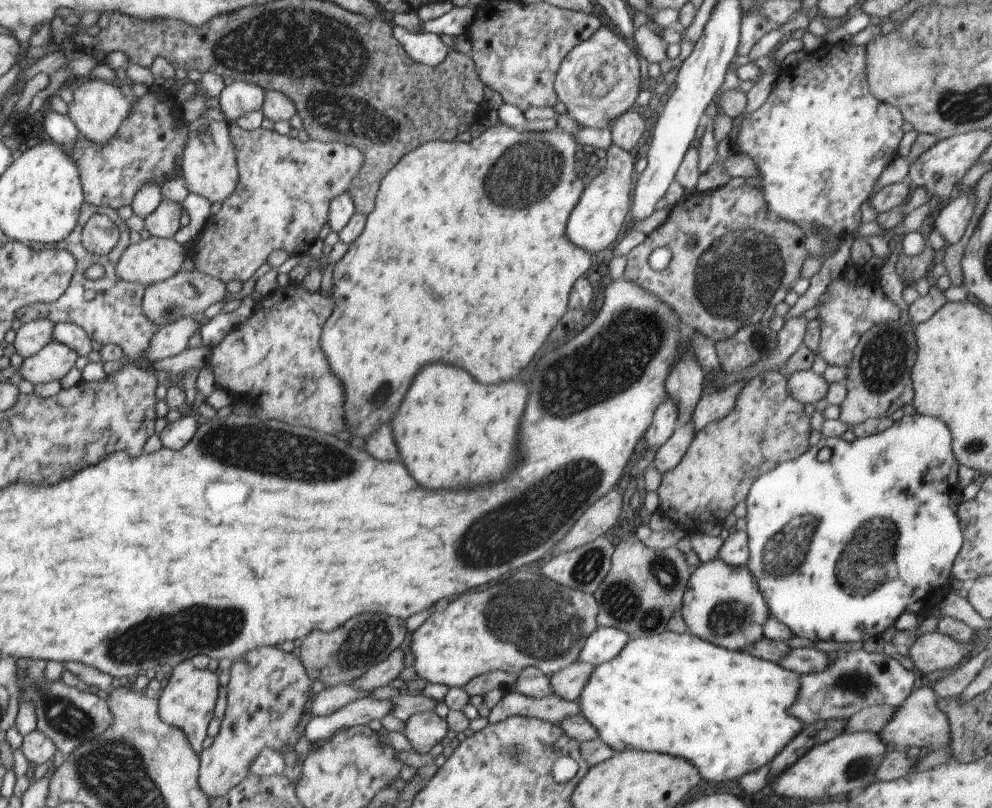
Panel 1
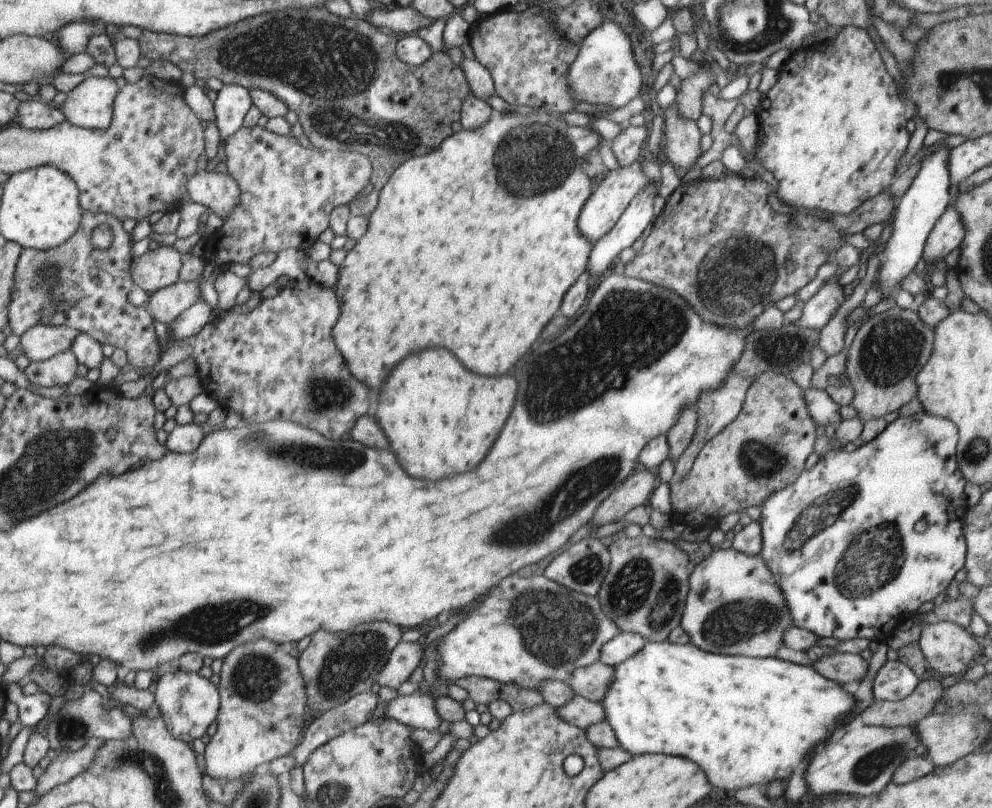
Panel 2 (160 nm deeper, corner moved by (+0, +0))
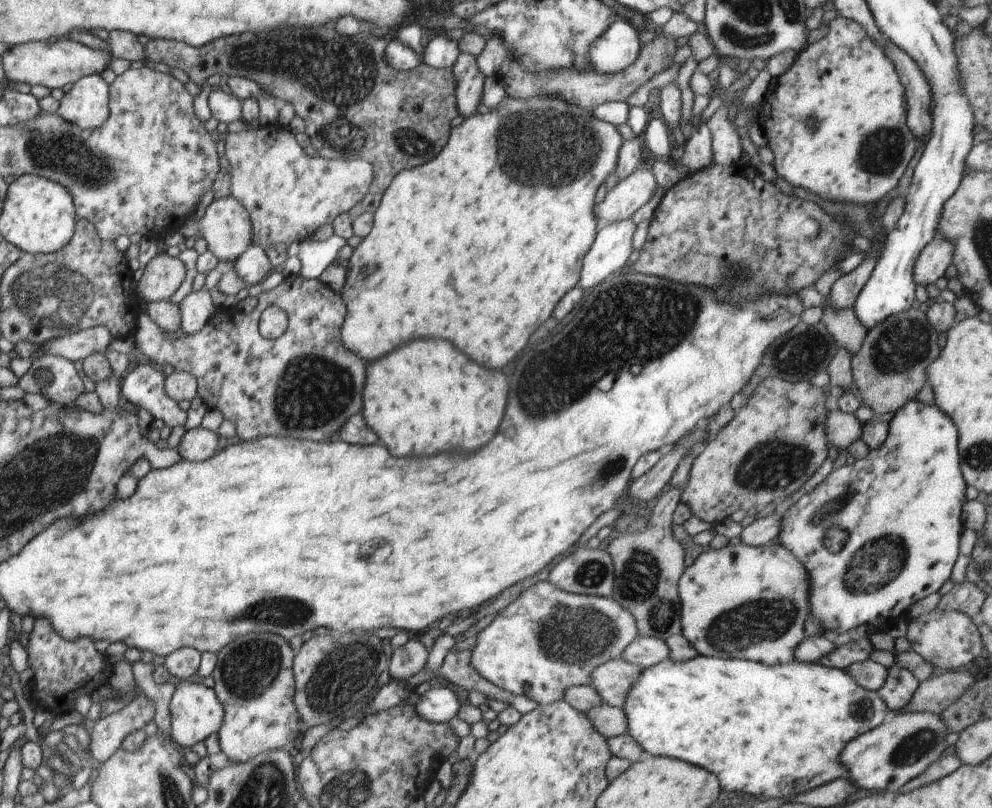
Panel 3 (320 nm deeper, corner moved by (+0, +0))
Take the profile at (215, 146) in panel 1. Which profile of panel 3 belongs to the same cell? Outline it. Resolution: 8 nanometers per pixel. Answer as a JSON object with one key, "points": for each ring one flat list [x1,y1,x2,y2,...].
{"points":[[231,194,212,201,204,216,197,221,197,226,208,244,207,248,219,262,227,262,234,266,237,258,252,247,253,228,249,212]]}

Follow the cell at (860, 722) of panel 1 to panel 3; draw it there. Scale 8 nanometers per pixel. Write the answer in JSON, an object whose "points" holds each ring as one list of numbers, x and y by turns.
{"points":[[967,669,943,671,919,683,912,700,902,711,928,711,940,715,954,704,976,680]]}

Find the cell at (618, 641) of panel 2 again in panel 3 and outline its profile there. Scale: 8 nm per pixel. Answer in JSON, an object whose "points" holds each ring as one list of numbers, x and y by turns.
{"points":[[636,637,621,654,621,658,645,668,653,667,670,657,670,649,664,639]]}

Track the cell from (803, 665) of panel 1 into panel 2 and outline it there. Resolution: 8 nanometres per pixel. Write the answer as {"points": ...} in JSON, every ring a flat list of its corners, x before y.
{"points":[[838,653,823,657,813,667,828,680,854,688,863,680,868,665,859,654]]}

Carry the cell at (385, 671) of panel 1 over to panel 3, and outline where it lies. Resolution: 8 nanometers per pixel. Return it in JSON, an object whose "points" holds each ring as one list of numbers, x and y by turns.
{"points":[[410,639,403,646,393,650,389,660,390,676,394,679,408,680,426,666,428,654,420,640]]}

